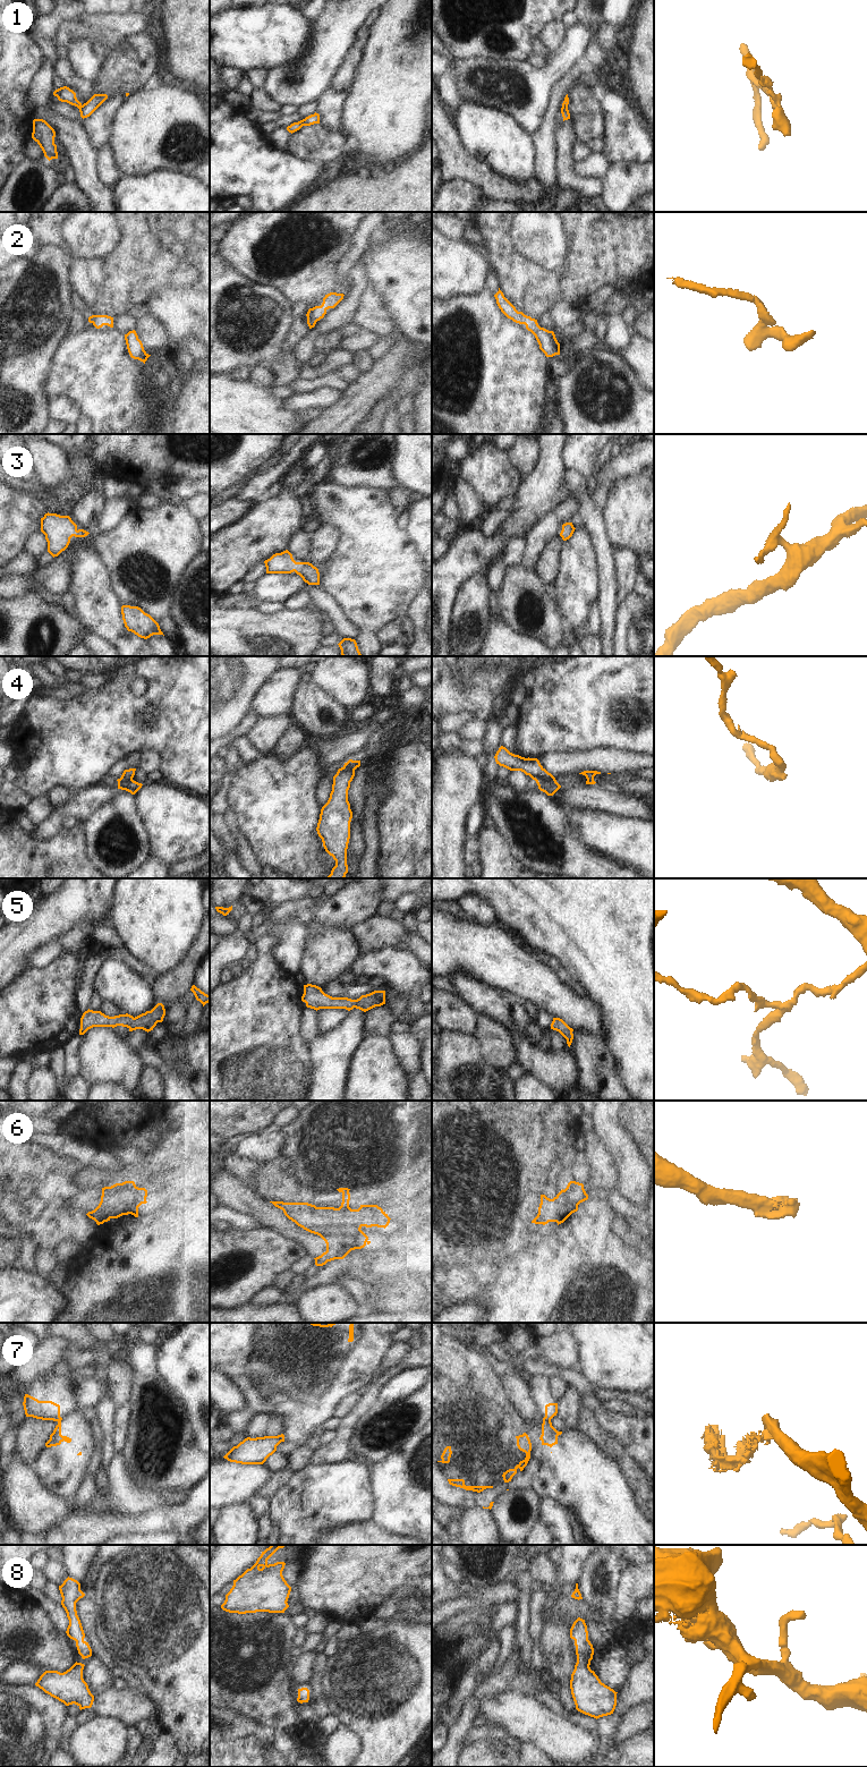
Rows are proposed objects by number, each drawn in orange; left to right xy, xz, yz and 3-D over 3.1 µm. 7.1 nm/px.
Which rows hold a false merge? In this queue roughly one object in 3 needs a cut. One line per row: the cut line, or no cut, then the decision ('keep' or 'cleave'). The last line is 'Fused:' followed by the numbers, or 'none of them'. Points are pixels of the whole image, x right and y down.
1: cut in xz along (300, 120), (303, 125); cleave
2: no cut; keep
3: no cut; keep
4: no cut; keep
5: no cut; keep
6: cut in xz along (320, 1234), (350, 1234), (356, 1239), (358, 1248); cleave
7: cut in yz along (544, 1417), (550, 1421); cleave
8: no cut; keep
Fused: 1, 6, 7

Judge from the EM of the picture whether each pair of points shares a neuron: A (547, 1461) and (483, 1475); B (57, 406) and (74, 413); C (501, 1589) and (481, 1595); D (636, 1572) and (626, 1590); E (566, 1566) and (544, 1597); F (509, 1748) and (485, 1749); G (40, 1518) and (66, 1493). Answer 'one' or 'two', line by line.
A: one
B: one
C: one
D: one
E: one
F: one
G: two

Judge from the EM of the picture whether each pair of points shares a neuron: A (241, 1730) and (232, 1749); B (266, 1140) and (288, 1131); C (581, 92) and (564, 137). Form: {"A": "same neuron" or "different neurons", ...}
{"A": "different neurons", "B": "different neurons", "C": "different neurons"}

